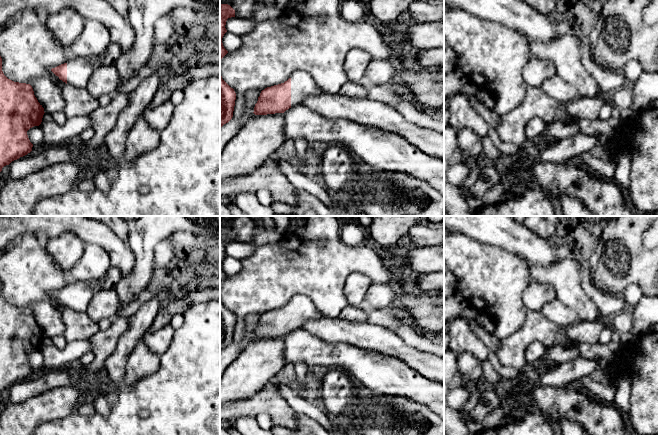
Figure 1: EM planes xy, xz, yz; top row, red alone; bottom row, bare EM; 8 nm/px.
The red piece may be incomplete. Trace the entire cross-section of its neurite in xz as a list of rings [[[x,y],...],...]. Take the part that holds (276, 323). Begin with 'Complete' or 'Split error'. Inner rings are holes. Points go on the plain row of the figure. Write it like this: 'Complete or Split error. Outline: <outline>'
Split error. Outline: [[[295,296],[284,307],[267,311],[261,315],[254,331],[255,339],[284,337],[291,331],[301,328],[320,315],[307,296]]]

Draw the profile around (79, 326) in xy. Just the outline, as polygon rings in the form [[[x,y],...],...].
[[[66,308],[62,312],[62,318],[65,324],[63,336],[68,343],[89,340],[100,331],[98,323],[92,320],[86,311],[75,311],[71,308]]]

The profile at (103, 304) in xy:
[[[107,289],[90,295],[86,312],[92,320],[98,323],[105,318],[113,319],[118,308],[118,293],[114,289]]]

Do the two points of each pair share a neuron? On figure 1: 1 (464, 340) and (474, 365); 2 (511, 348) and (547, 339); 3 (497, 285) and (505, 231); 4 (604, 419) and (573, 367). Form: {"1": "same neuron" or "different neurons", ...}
{"1": "different neurons", "2": "same neuron", "3": "different neurons", "4": "different neurons"}

